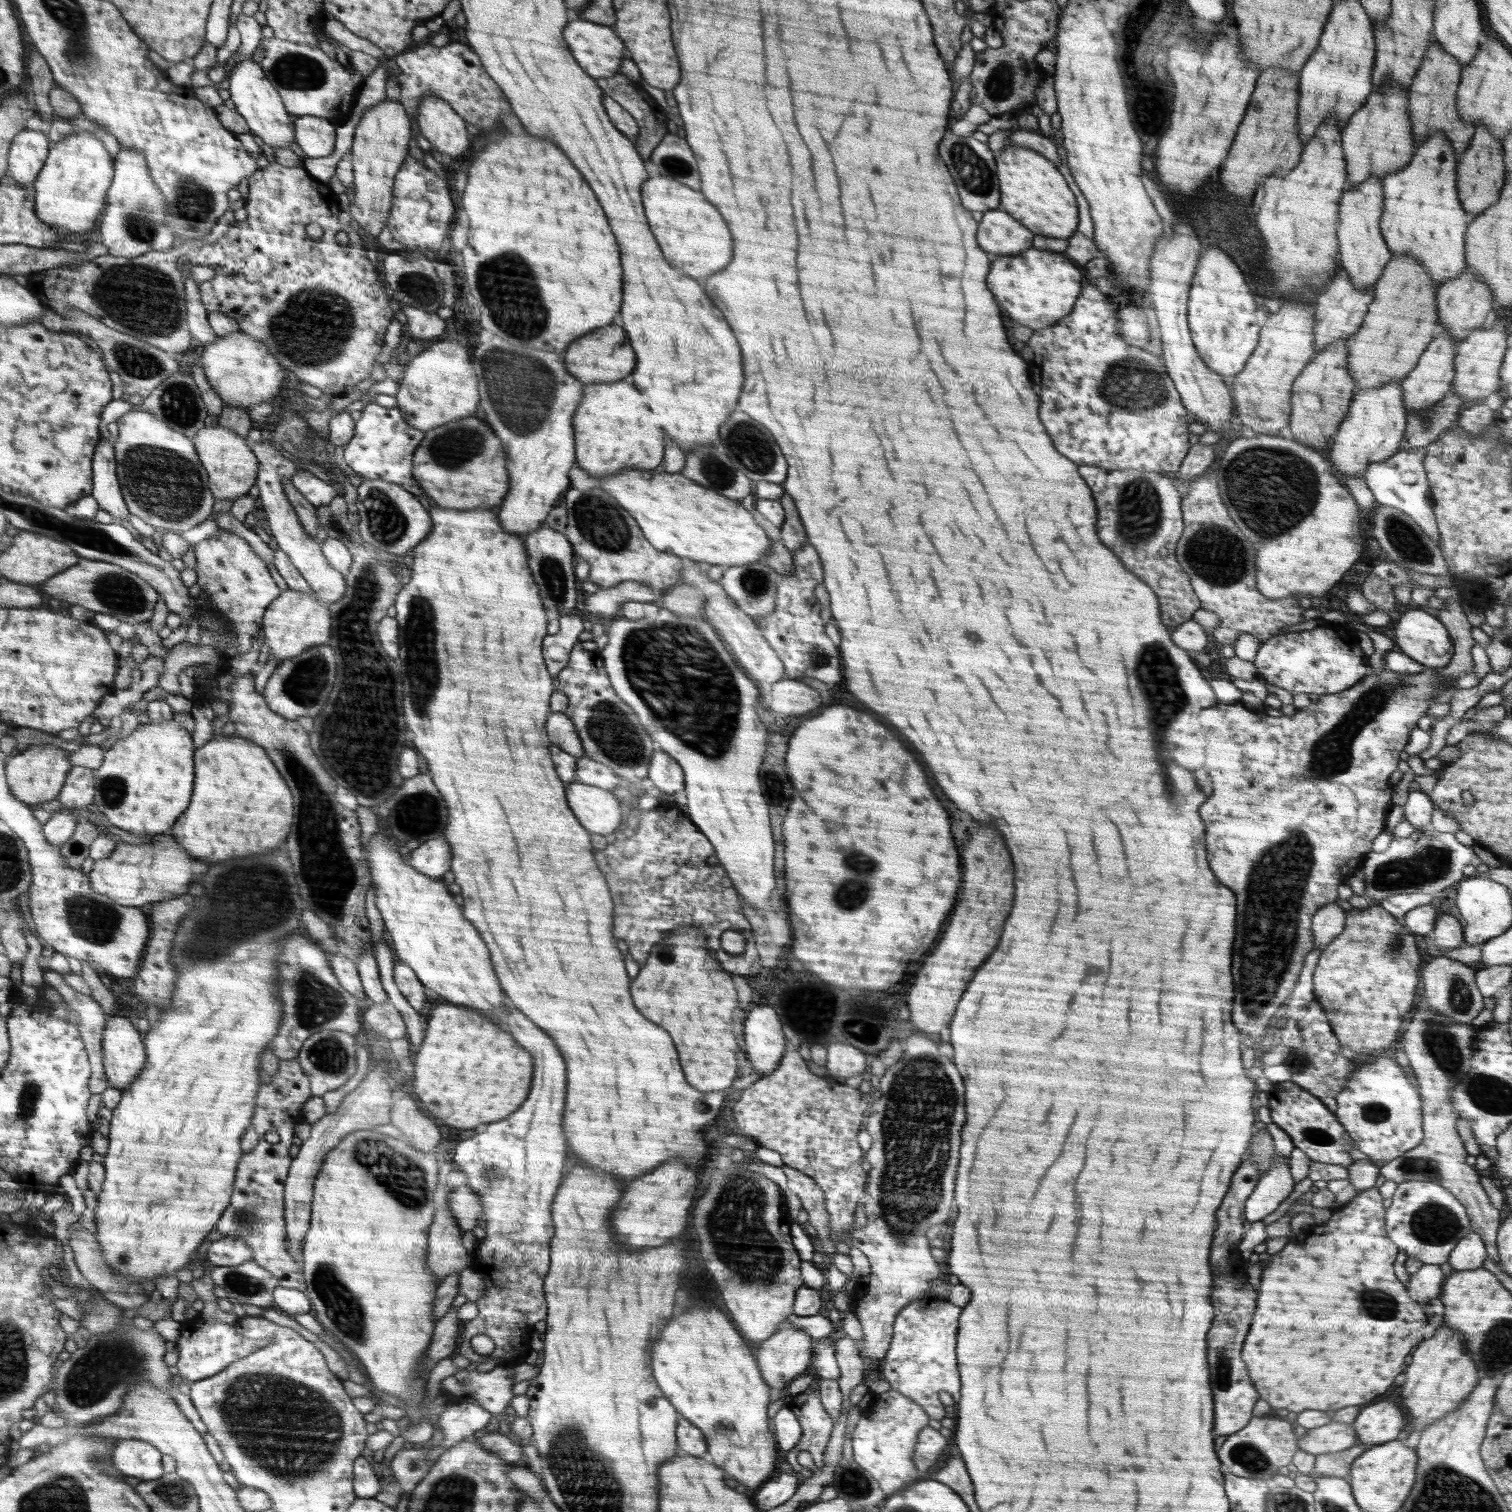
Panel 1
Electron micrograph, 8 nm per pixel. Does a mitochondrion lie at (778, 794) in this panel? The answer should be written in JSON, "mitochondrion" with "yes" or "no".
{"mitochondrion":"yes"}

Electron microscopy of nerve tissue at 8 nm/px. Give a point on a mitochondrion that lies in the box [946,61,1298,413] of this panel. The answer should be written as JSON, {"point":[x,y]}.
{"point":[999,85]}

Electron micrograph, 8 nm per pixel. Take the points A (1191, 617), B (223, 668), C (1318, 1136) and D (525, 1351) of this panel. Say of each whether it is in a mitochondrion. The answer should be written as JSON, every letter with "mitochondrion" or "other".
{"A":"other","B":"other","C":"mitochondrion","D":"other"}

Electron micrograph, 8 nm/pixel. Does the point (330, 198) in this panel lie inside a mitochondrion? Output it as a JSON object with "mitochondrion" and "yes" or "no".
{"mitochondrion":"no"}

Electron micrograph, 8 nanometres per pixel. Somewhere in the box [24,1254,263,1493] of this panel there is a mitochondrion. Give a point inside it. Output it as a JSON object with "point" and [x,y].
{"point":[92,1377]}

